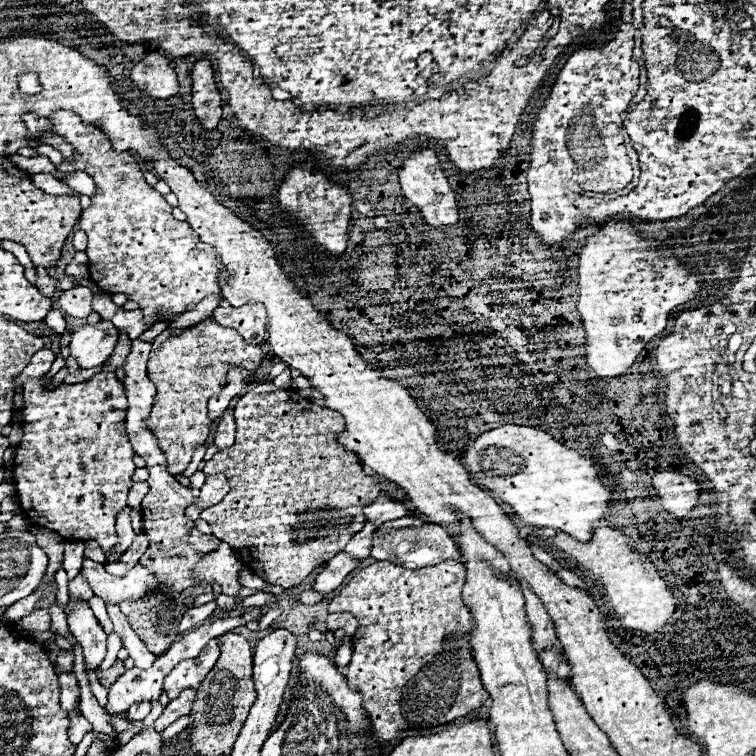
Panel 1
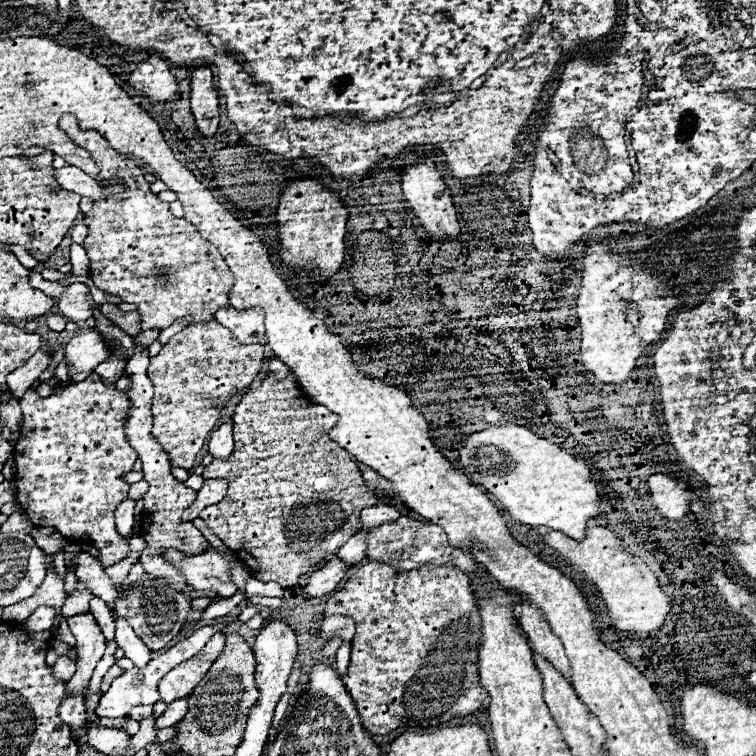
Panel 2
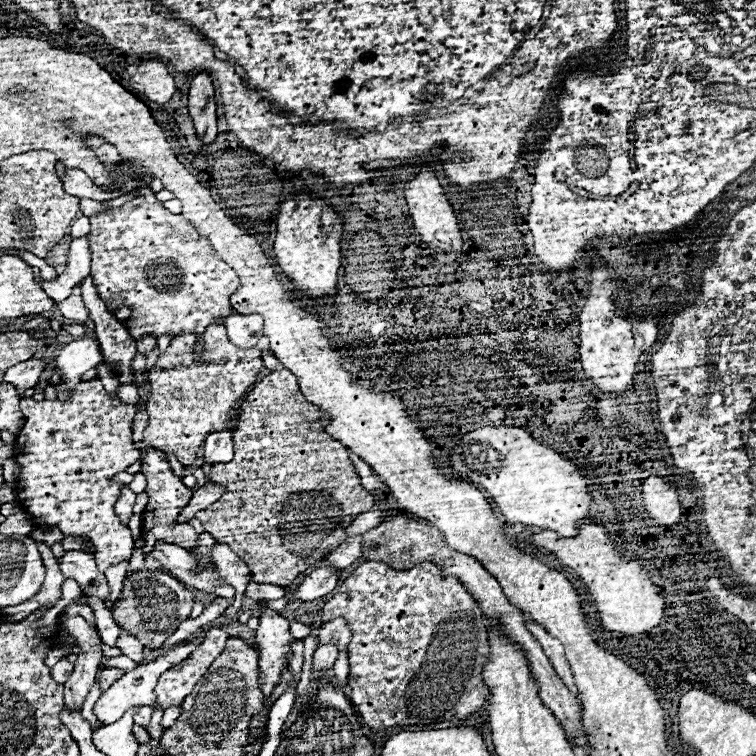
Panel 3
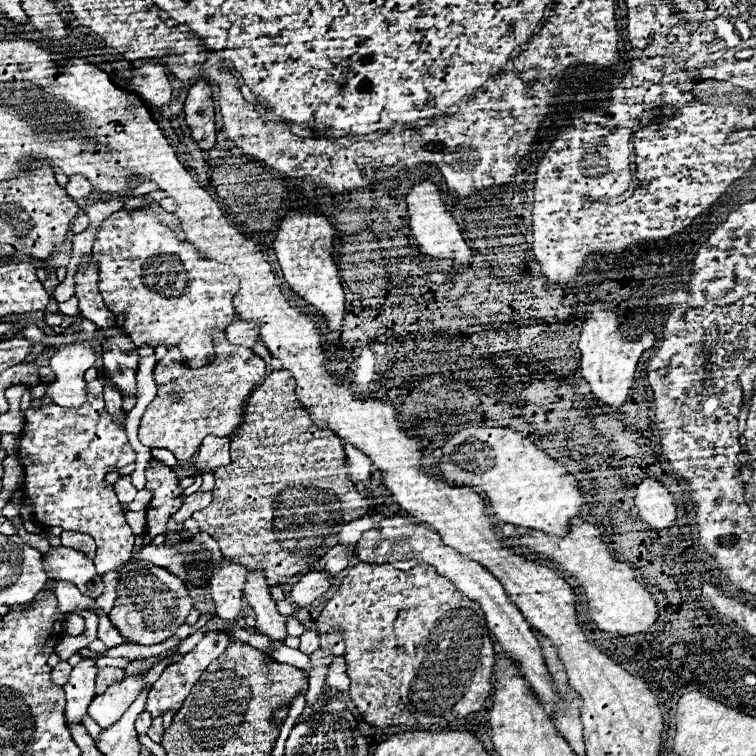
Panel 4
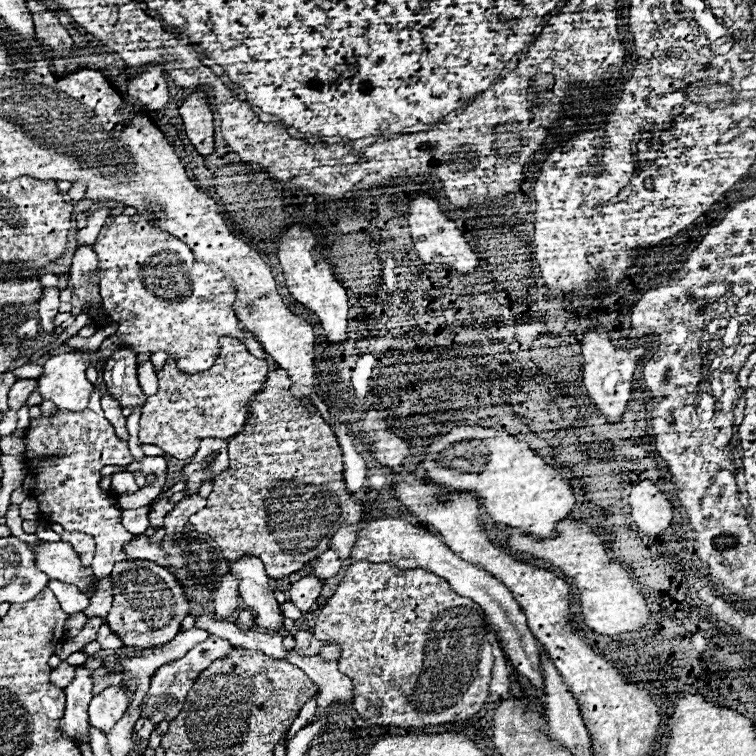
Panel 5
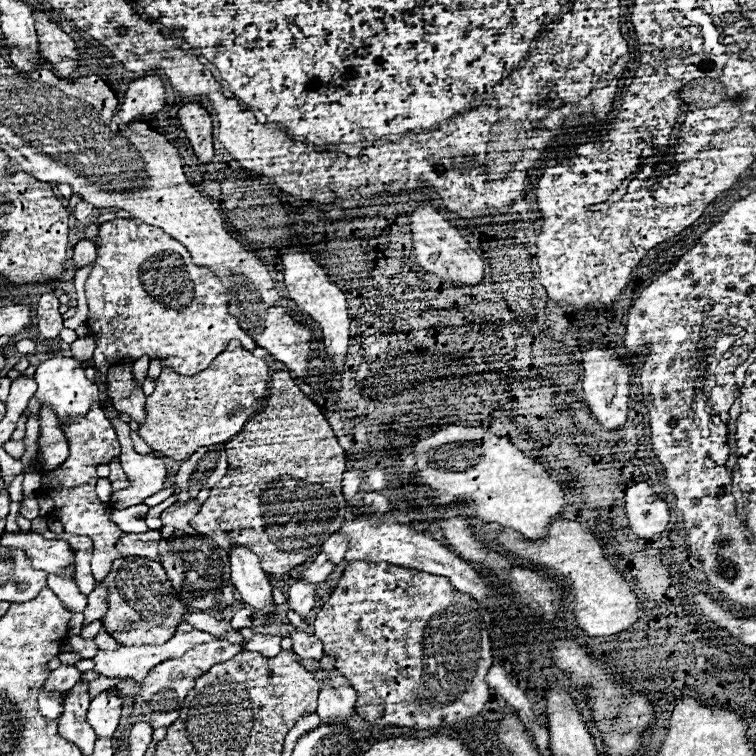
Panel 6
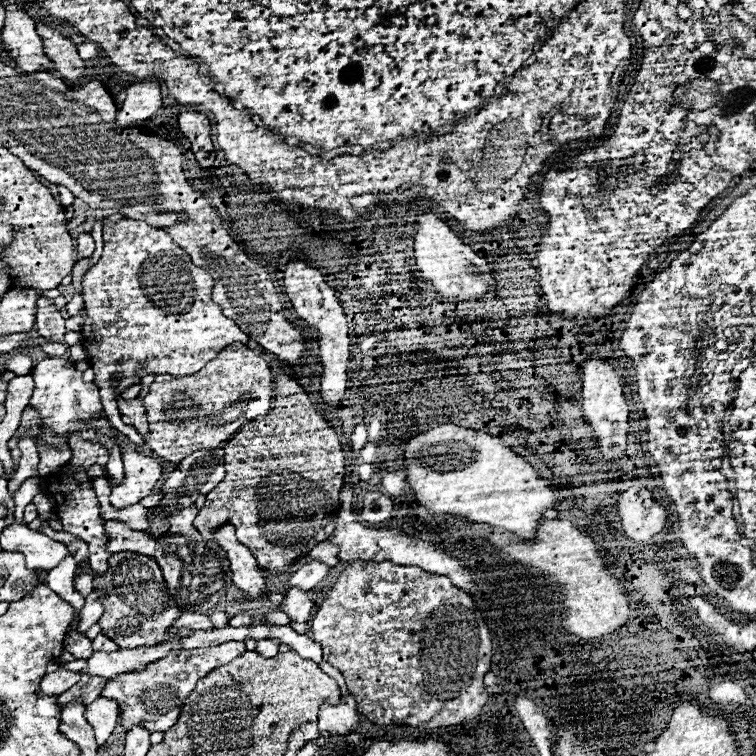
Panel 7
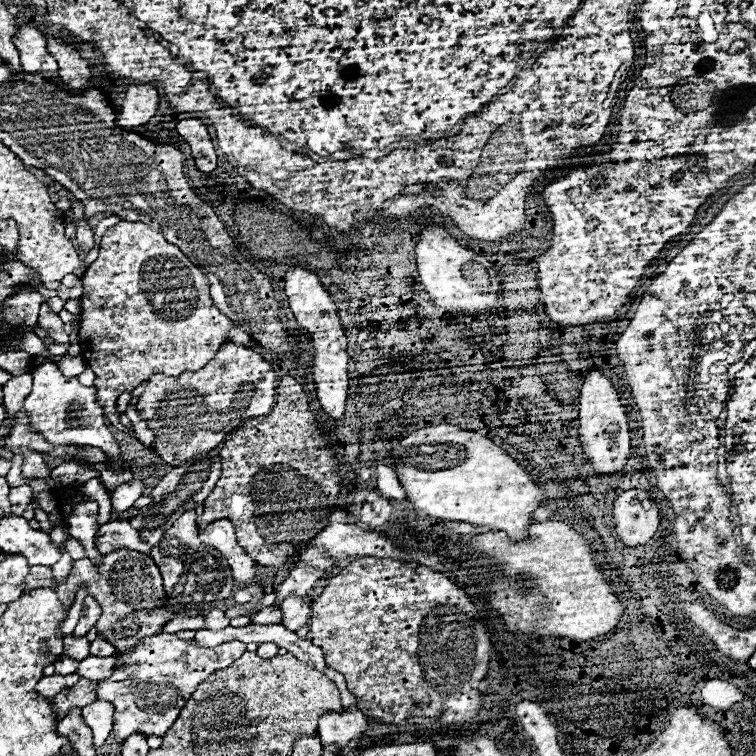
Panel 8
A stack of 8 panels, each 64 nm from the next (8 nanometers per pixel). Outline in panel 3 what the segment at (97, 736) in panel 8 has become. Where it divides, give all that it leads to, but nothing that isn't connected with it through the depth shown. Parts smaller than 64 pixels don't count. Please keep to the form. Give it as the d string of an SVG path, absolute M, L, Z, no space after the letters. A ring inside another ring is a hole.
M202 630L202 632L198 632L192 640L180 642L178 646L174 646L174 648L166 650L164 654L160 654L156 660L152 660L152 662L148 662L148 664L144 664L144 666L138 666L138 668L126 672L126 674L124 674L120 680L116 680L116 682L100 696L100 700L96 702L94 714L98 716L98 720L102 720L104 724L112 724L112 722L120 720L120 718L124 716L124 712L130 710L130 708L134 708L134 706L154 706L154 702L156 702L154 688L156 688L158 678L160 678L166 670L170 670L174 664L180 664L182 660L186 660L186 658L198 648L198 644L202 644L202 640L206 638L206 634L208 634L208 630Z

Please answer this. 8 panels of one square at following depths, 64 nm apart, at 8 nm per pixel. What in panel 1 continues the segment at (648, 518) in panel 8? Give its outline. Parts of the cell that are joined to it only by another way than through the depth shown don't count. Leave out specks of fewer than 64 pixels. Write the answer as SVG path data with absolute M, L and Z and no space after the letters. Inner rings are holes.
M658 472L652 478L652 484L658 490L664 510L672 516L684 518L698 504L700 484L696 478L684 476L680 472Z

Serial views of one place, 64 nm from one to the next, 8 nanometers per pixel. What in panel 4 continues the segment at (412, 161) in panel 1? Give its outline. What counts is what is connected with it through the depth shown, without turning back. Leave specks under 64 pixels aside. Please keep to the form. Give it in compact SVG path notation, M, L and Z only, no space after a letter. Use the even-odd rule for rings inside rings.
M420 180L416 182L406 196L408 212L410 212L410 228L414 238L418 240L418 248L428 258L452 258L460 264L468 264L472 260L472 252L466 246L456 220L452 218L450 210L446 210L446 204L440 198L440 188L432 180Z

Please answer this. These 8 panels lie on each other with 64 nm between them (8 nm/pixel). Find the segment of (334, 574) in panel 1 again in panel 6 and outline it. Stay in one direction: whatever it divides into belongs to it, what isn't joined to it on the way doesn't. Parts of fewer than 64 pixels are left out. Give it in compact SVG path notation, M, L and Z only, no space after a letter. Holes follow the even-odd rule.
M300 580L290 586L286 602L292 606L294 612L298 612L302 618L306 618L308 612L314 608L314 602L316 602L314 598L316 598L316 584Z

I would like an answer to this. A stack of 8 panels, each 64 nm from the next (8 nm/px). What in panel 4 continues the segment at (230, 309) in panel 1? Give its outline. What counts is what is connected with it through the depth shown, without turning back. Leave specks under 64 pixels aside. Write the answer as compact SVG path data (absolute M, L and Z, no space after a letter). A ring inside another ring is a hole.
M234 318L234 320L230 322L230 326L226 328L226 334L228 334L228 340L230 340L232 344L252 348L254 342L260 340L258 328L260 328L260 326L258 326L258 322L254 322L254 320Z

